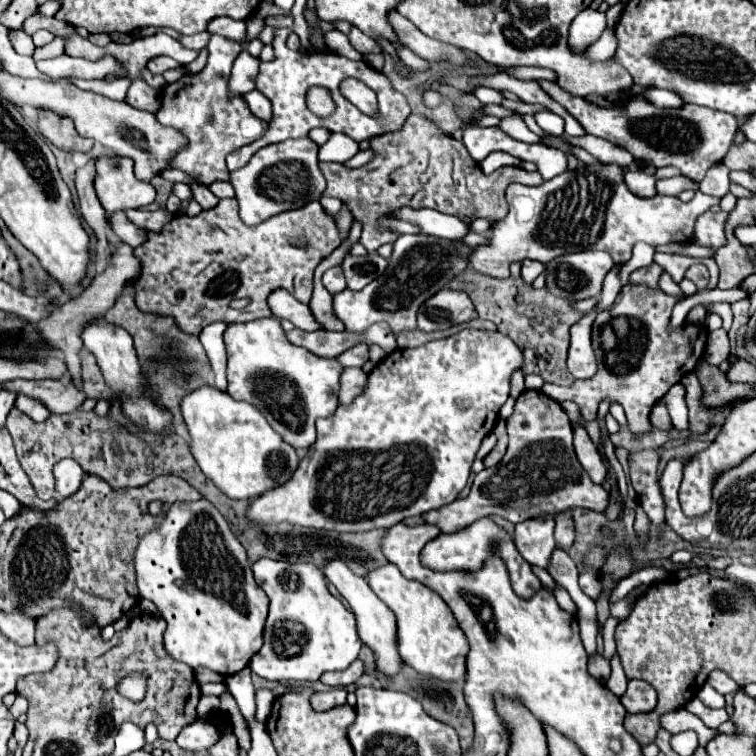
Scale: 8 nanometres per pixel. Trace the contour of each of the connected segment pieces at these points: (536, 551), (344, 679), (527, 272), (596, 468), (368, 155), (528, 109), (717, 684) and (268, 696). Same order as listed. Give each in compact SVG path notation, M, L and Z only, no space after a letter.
M529 519L515 525L517 551L531 565L547 569L551 563L551 553L556 548L554 529L554 519Z
M355 659L347 669L343 671L333 671L333 673L323 673L321 683L331 685L331 687L345 687L355 683L363 675L363 663L361 659Z
M525 259L523 261L523 267L521 267L521 275L525 277L525 281L533 283L535 277L543 271L543 265L539 261L531 261L531 259Z
M575 427L575 441L573 443L575 443L577 459L581 461L583 469L589 473L591 481L597 485L603 485L605 477L607 477L607 469L603 467L601 455L599 455L595 443L591 441L591 437L587 435L587 431L581 427Z
M368 148L365 151L359 151L353 158L345 162L344 165L348 168L359 168L368 163L373 157L373 151Z
M505 98L501 106L520 114L531 114L531 115L535 114L537 111L547 110L545 107L539 104L535 106L529 106L529 104L526 104L524 102L512 101Z
M717 669L717 671L711 671L709 673L709 679L707 679L707 683L711 683L719 693L735 693L737 691L737 683L725 673L725 671L721 671L721 669Z
M259 689L255 697L257 697L257 719L267 721L273 705L273 693L269 689Z

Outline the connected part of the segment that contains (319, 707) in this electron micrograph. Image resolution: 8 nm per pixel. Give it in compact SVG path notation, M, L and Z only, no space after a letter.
M329 689L323 693L311 695L313 711L329 711L337 705L345 705L345 689Z

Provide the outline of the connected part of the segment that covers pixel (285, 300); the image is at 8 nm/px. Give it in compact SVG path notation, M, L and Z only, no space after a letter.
M277 289L269 295L269 307L273 311L275 317L279 319L289 319L297 329L303 331L317 331L323 329L319 325L319 321L313 317L309 305L297 301L291 293L287 293L285 289Z

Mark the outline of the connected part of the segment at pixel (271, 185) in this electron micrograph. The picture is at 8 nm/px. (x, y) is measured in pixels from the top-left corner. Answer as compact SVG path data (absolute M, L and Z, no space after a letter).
M287 139L283 143L269 145L255 153L251 161L239 171L231 173L231 185L235 187L235 199L239 201L239 215L247 225L259 225L261 221L279 215L283 211L301 209L311 201L317 201L325 191L325 177L317 159L319 147L309 139Z

